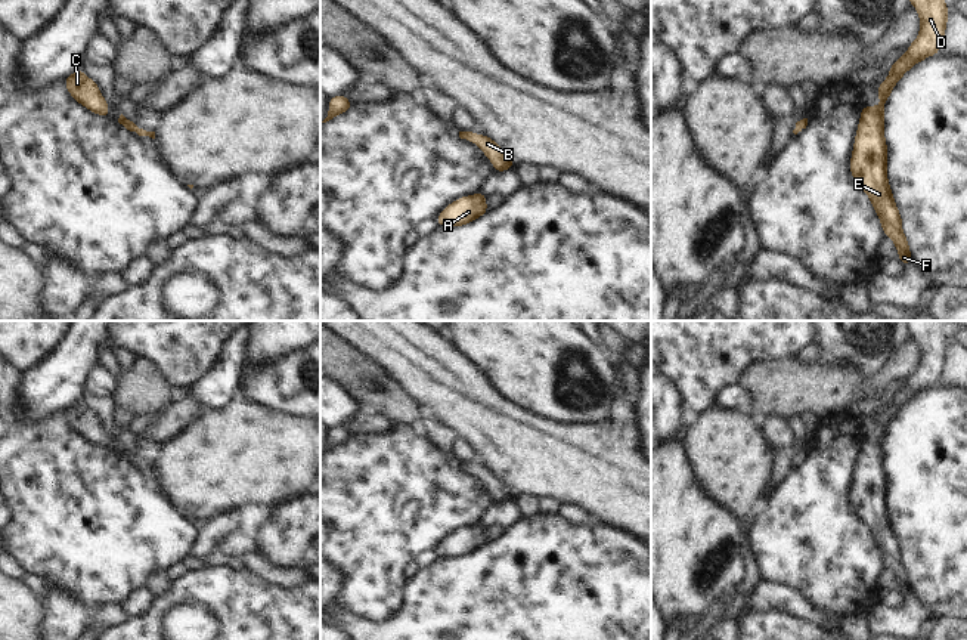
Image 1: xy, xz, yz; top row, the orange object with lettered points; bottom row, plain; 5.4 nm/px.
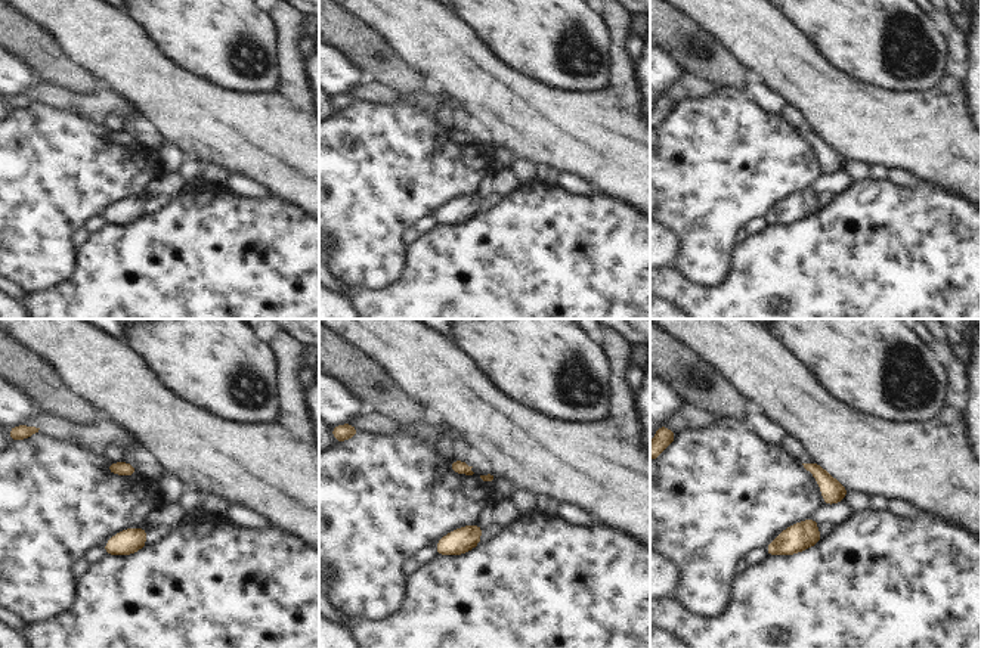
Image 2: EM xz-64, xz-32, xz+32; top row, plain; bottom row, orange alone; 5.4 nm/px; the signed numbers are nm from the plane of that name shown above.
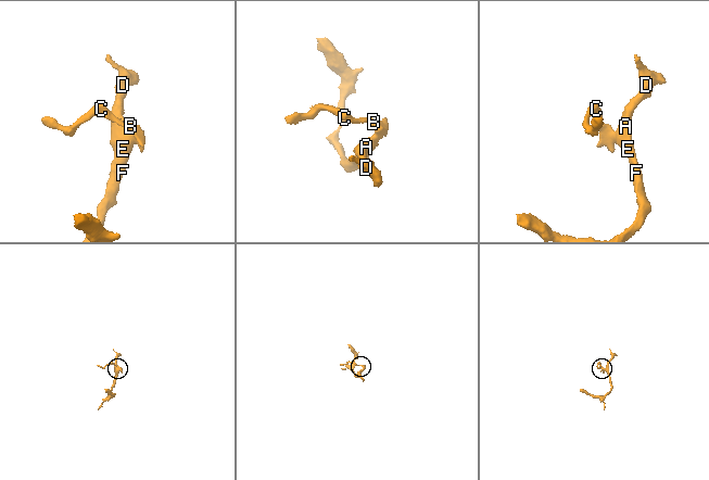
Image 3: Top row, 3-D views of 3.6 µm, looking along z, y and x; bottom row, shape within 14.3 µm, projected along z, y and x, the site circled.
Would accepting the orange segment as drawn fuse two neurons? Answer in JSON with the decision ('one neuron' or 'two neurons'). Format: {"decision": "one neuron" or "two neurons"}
{"decision": "one neuron"}

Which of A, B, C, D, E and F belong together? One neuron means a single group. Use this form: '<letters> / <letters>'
A B C D E F

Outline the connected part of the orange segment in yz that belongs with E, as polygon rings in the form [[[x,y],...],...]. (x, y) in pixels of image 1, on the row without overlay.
[[[908,321],[909,334],[920,347],[920,365],[904,387],[892,396],[889,408],[878,417],[880,438],[862,438],[855,466],[850,504],[870,528],[886,568],[896,576],[899,593],[912,594],[902,550],[887,511],[887,476],[884,470],[884,438],[895,415],[917,393],[937,386],[943,372],[948,346],[943,321]]]

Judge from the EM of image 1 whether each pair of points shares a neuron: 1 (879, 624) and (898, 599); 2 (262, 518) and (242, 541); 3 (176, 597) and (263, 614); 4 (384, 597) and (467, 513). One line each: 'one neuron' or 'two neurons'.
1: two neurons
2: one neuron
3: one neuron
4: one neuron

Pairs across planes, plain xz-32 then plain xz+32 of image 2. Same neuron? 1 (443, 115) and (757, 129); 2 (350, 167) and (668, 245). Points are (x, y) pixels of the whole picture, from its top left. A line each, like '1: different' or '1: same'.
1: different
2: different

